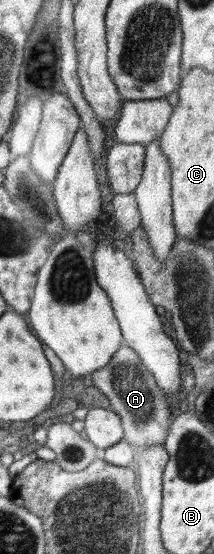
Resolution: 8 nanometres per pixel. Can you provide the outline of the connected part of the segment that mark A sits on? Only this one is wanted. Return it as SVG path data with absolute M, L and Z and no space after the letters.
M123 345L106 366L90 373L90 378L93 385L108 398L110 409L121 418L124 426L123 438L131 445L134 444L138 451L144 450L149 444L165 446L173 416L170 405L154 375L132 348Z

